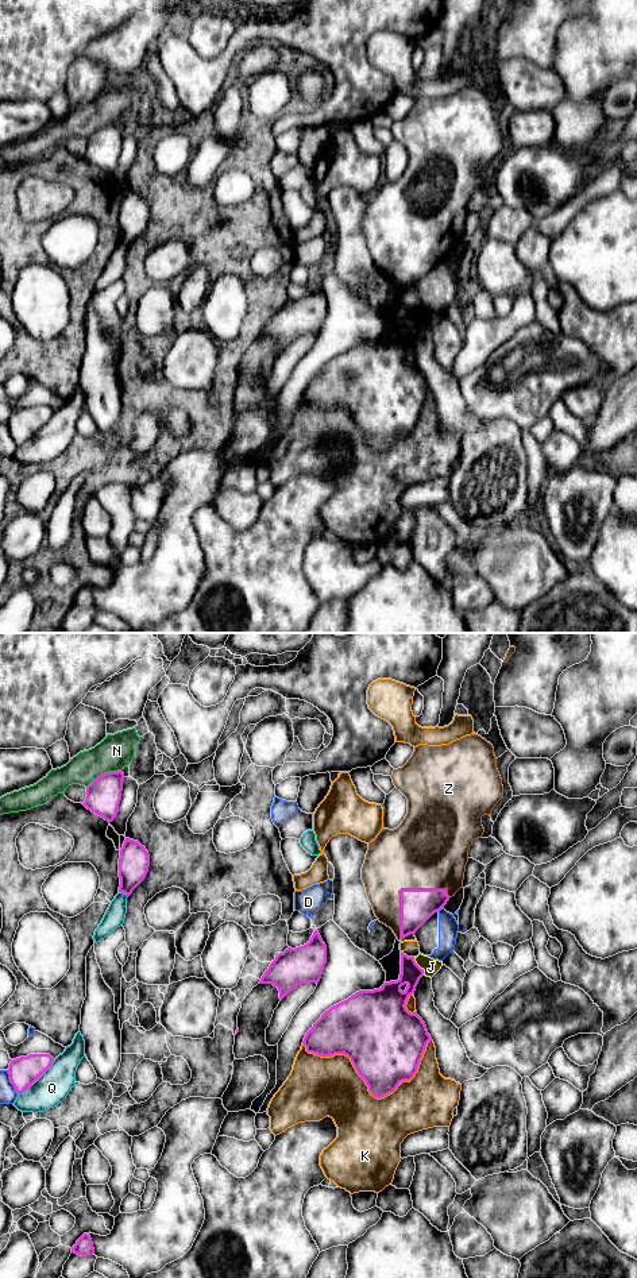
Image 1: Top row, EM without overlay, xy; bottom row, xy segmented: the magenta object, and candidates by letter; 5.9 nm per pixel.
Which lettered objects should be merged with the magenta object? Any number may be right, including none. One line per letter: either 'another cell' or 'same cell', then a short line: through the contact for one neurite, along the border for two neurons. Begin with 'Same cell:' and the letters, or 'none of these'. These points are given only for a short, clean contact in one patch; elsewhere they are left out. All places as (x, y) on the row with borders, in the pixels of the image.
Same cell: Z
D: another cell
J: another cell | xy (413, 957), (424, 975)
K: another cell
N: another cell
Q: another cell
Z: same cell

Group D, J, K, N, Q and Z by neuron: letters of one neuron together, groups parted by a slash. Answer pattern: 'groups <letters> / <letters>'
groups D / J / K / N / Q / Z

